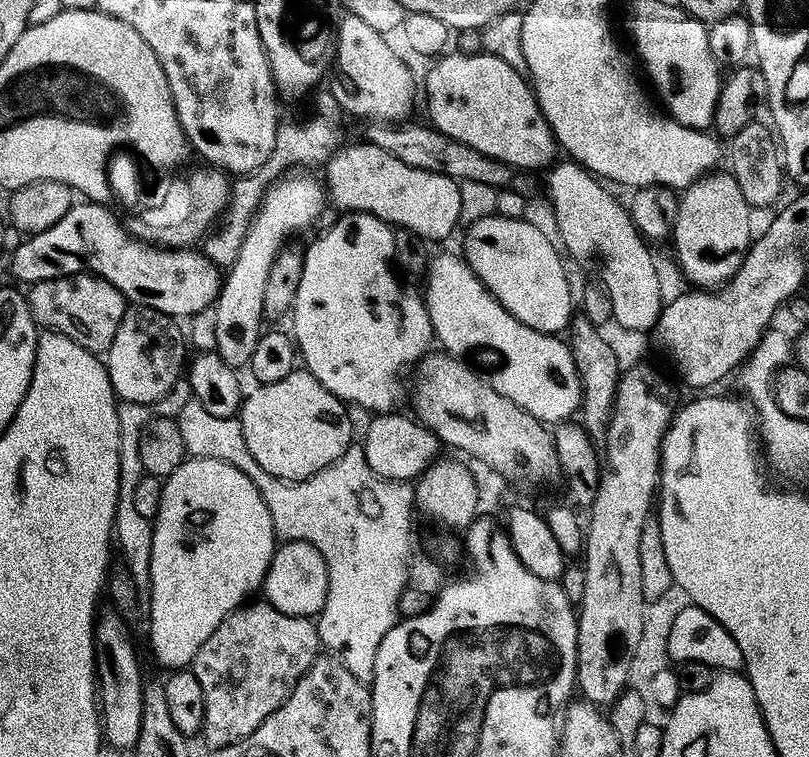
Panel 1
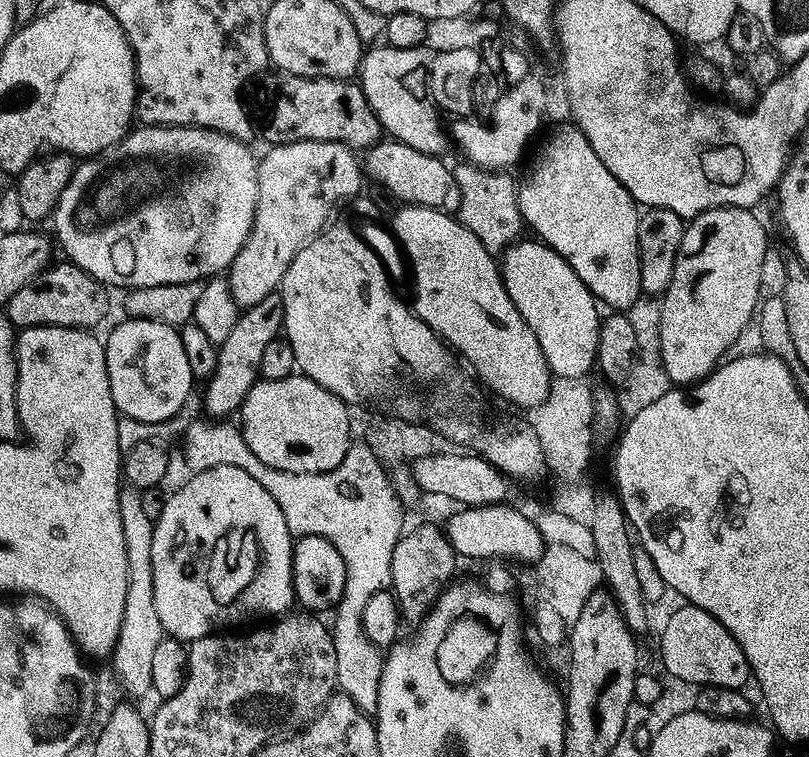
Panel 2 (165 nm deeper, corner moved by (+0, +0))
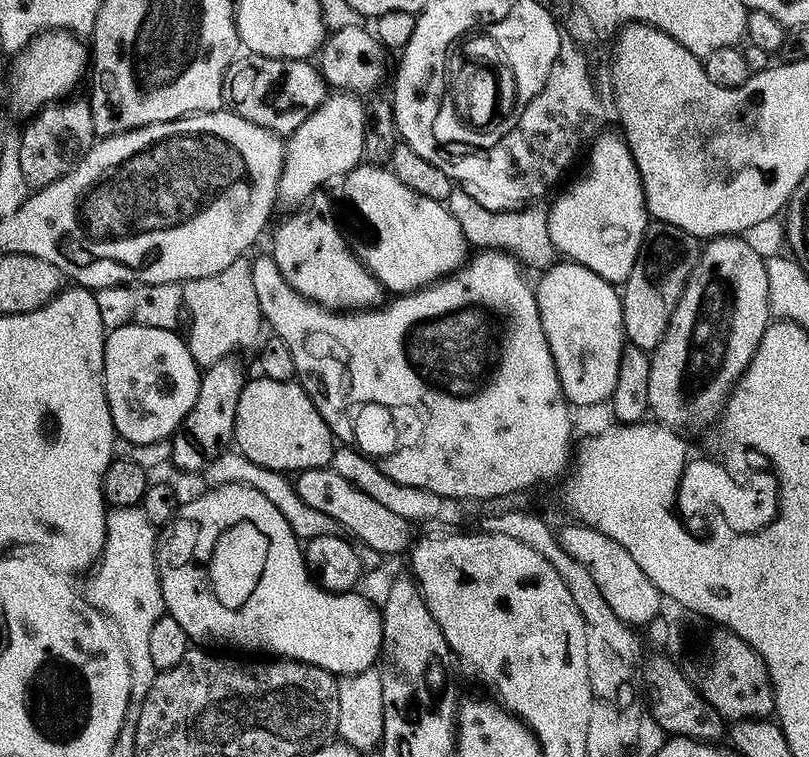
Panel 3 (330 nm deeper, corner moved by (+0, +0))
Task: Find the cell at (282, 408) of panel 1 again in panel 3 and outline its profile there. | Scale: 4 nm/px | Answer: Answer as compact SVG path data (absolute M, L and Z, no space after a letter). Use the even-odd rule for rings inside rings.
M257 375L256 380L249 379L238 398L238 414L234 414L235 451L241 452L250 462L258 462L258 466L266 466L275 472L299 474L311 468L327 468L332 463L334 437L330 426L318 414L318 406L306 394L306 390L295 379L271 380Z

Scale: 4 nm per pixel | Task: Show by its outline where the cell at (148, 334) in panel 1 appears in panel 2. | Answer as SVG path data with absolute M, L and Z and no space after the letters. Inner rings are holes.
M122 320L106 336L104 346L106 374L110 378L114 406L121 417L160 426L163 420L175 418L194 392L194 377L186 360L182 338L175 327L162 321Z

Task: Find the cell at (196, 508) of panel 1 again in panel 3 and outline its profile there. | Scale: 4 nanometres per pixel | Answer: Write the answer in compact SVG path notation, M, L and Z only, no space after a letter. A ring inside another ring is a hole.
M227 484L217 488L208 488L201 496L196 496L193 500L185 499L177 508L171 522L159 529L156 537L156 565L167 615L173 616L178 626L186 630L189 641L197 645L208 646L211 645L208 644L211 640L220 640L221 646L224 647L221 649L224 650L235 650L240 654L271 654L276 658L297 660L303 664L318 666L322 670L331 672L337 678L358 674L362 670L373 667L381 659L380 647L383 638L381 609L376 604L372 605L366 597L359 596L359 591L327 592L326 589L320 587L308 572L308 566L304 562L304 549L301 541L294 534L294 530L290 530L290 522L282 518L282 514L270 502L270 498L266 498L266 494L258 494L258 490L250 486Z

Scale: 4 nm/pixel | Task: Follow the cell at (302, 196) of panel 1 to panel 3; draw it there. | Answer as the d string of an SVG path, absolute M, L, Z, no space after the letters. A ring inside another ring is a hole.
M332 94L324 100L322 106L298 126L292 135L287 137L284 149L284 165L280 175L280 191L278 193L281 201L292 204L288 206L300 206L311 201L312 197L321 191L323 184L328 184L331 180L339 181L347 176L350 170L354 170L356 165L364 159L364 105L361 97L356 94Z

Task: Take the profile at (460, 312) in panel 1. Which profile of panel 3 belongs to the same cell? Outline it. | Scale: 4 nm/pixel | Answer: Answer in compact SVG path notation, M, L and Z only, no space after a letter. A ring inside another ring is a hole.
M361 162L343 177L344 196L372 227L373 240L358 255L380 287L392 294L414 292L447 278L470 256L462 226L441 201L431 200L402 183L387 167Z

